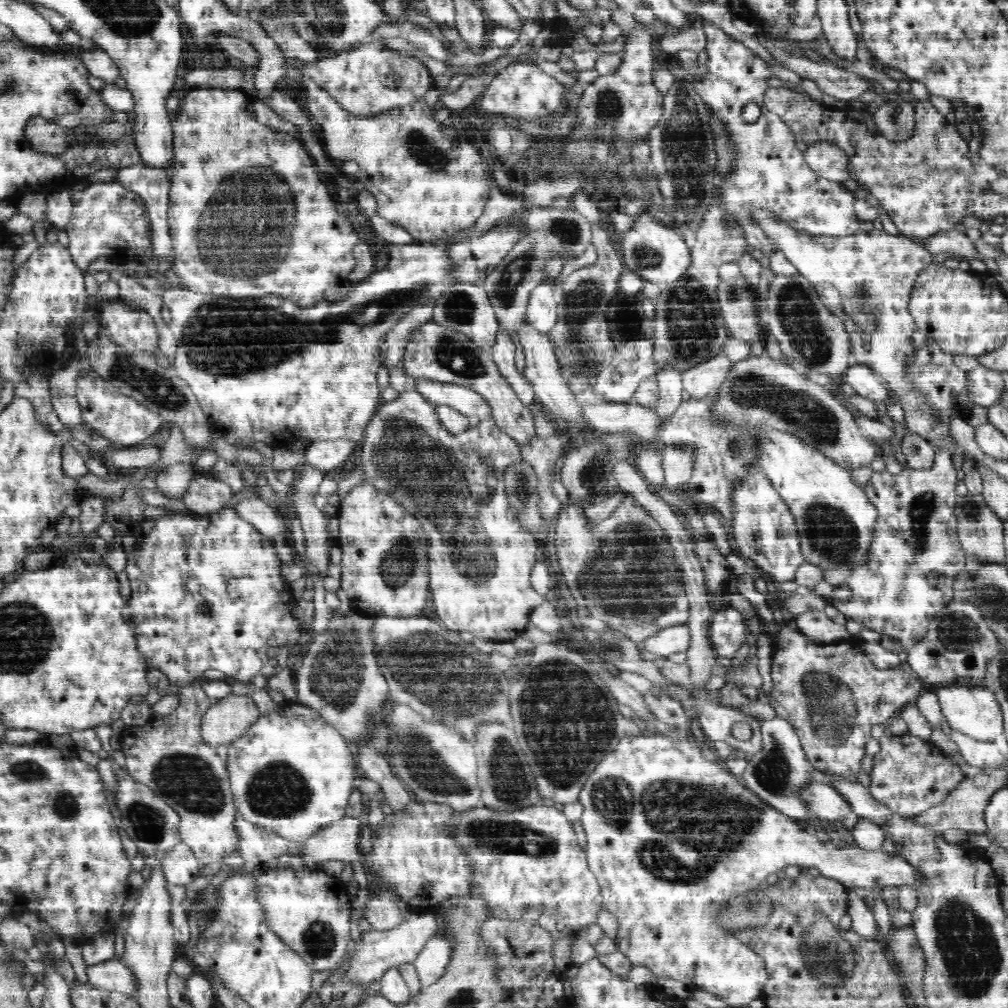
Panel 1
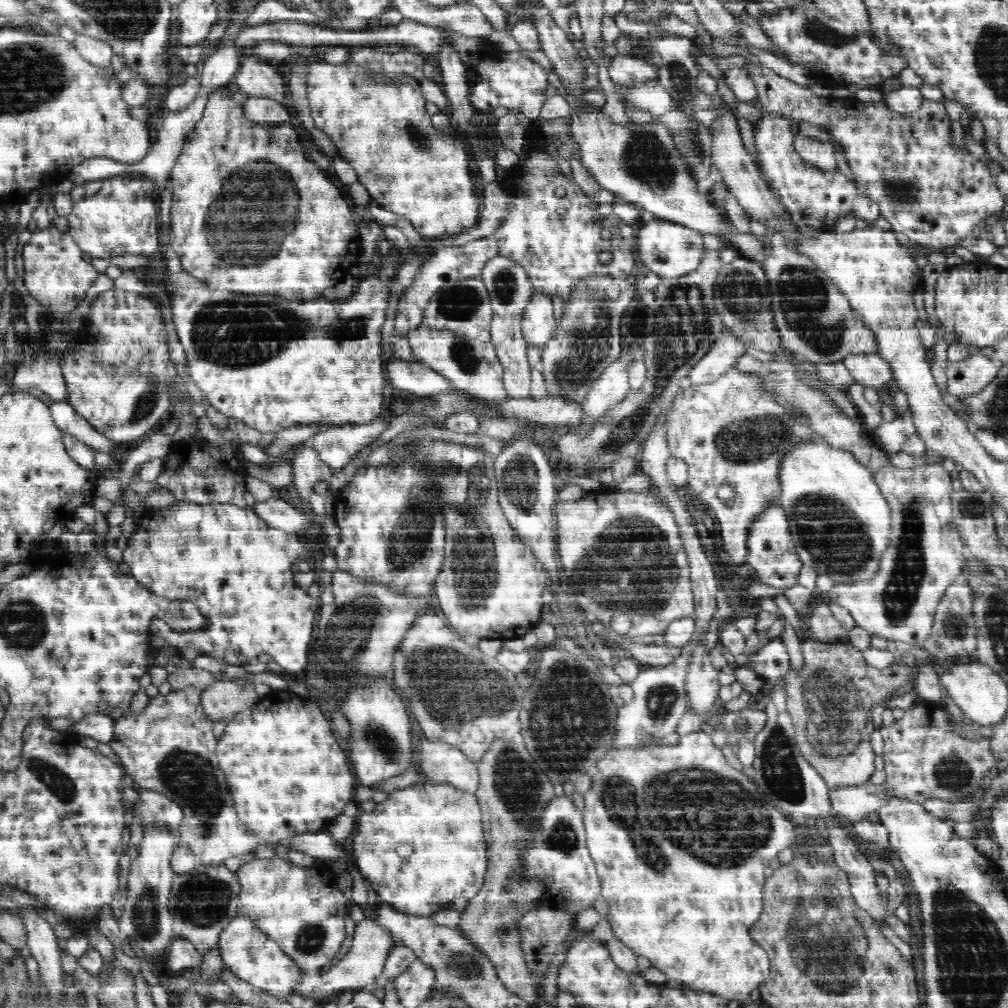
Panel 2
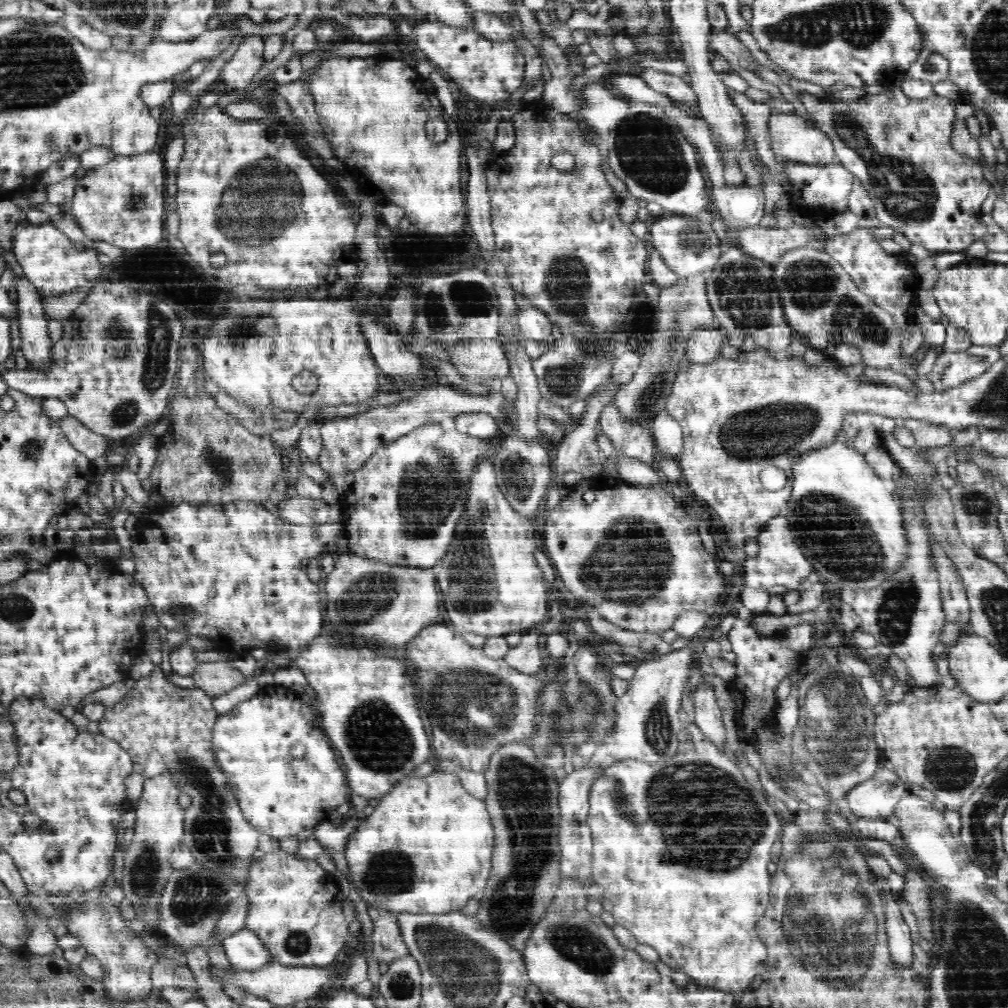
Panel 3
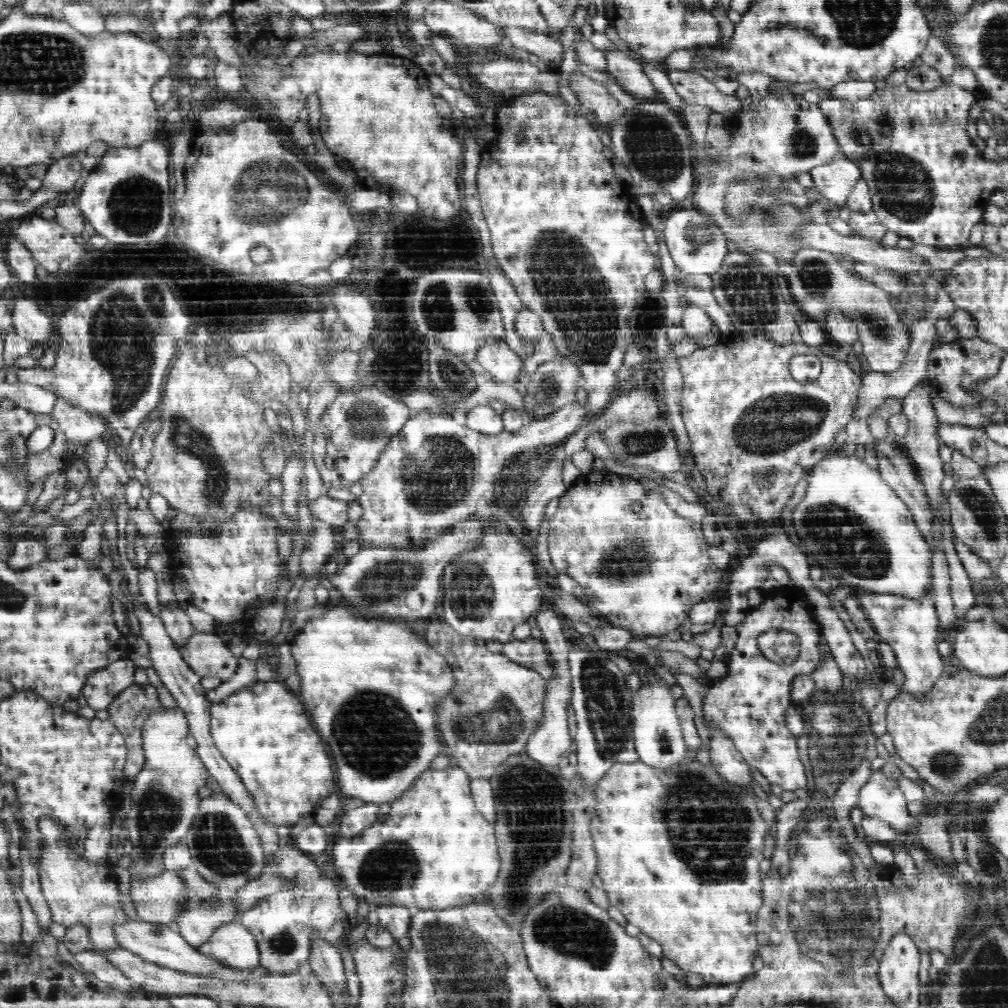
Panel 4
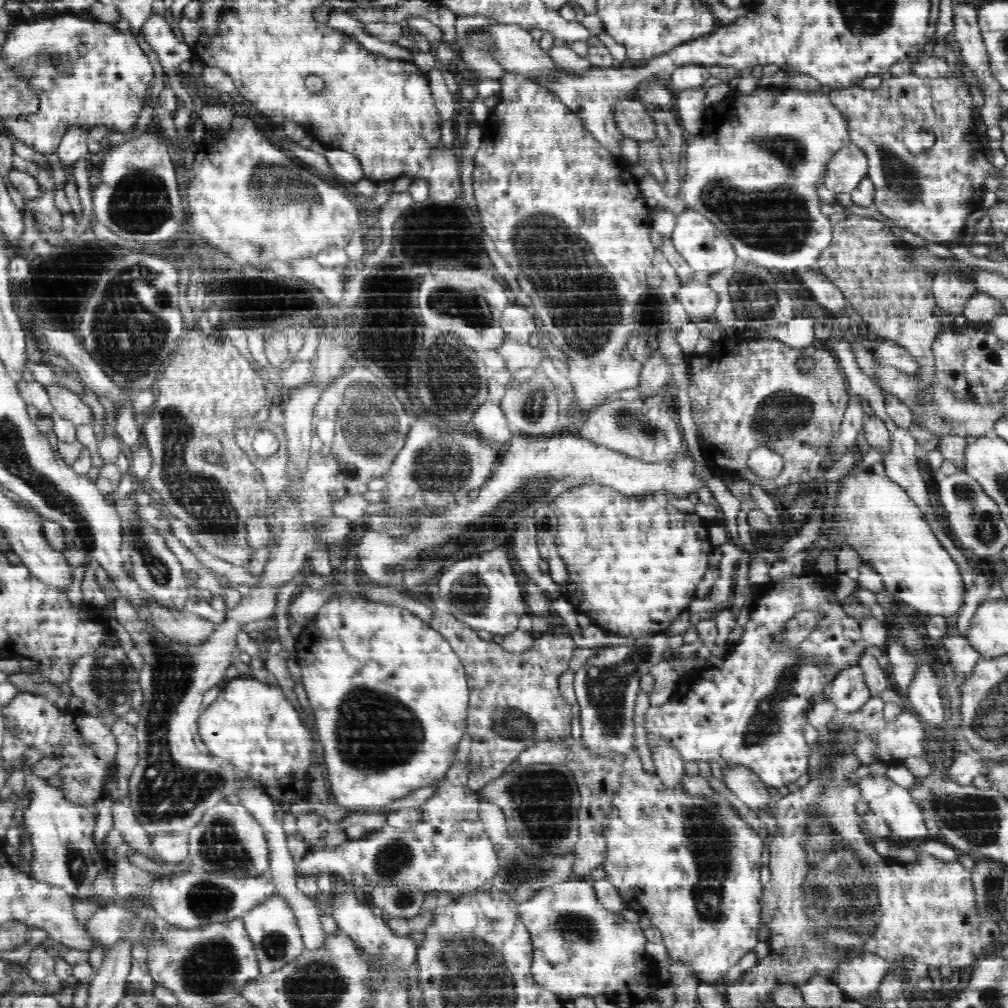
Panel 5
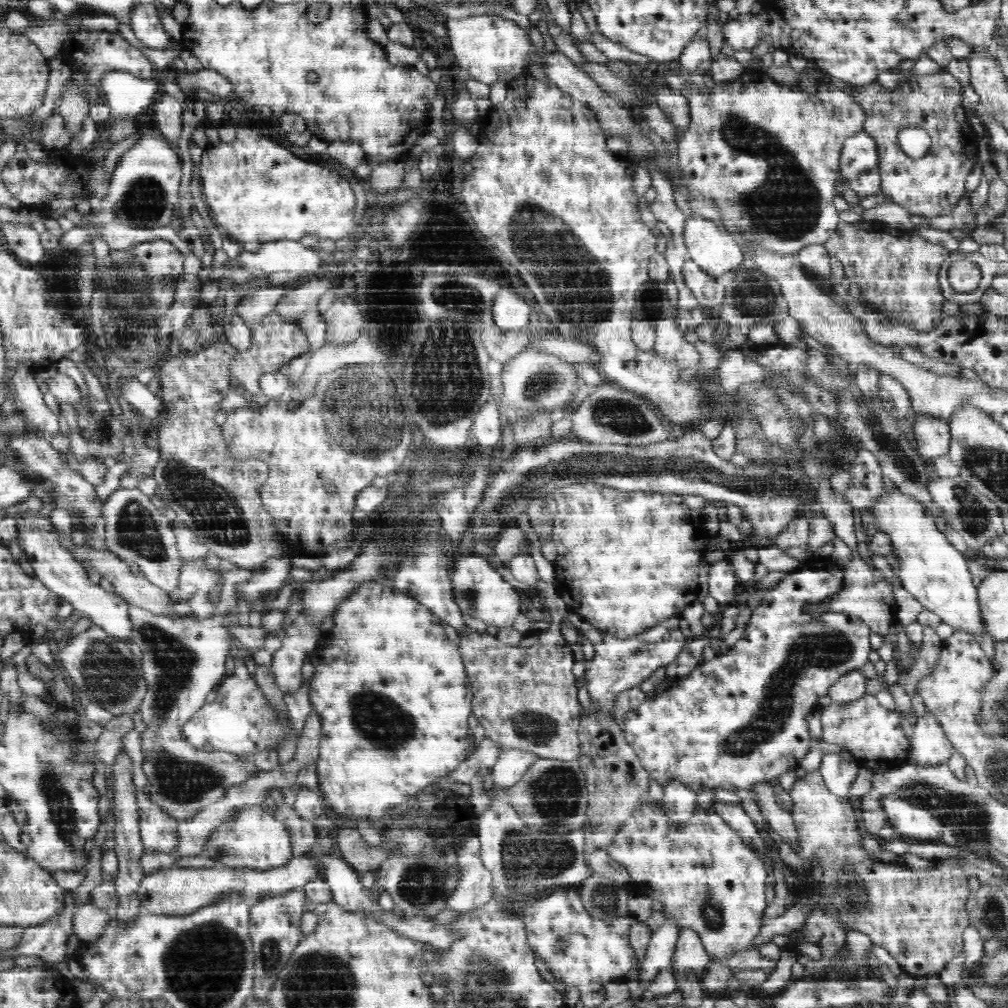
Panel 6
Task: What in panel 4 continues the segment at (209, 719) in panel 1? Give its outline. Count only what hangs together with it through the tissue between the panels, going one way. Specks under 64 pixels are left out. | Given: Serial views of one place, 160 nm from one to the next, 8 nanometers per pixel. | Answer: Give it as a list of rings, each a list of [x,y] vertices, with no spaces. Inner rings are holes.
[[[215,629],[209,633],[196,630],[179,651],[184,662],[202,678],[220,678],[223,683],[230,680],[238,668],[238,658]]]

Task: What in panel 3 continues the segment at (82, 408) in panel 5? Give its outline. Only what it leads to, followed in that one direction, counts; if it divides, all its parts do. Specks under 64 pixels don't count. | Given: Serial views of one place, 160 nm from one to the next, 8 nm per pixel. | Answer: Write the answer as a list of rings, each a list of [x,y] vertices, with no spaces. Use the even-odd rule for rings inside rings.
[[[72,415],[66,418],[56,419],[65,437],[70,444],[82,454],[86,455],[91,461],[97,456],[102,456],[108,448],[105,436],[92,432],[83,422],[80,422]]]

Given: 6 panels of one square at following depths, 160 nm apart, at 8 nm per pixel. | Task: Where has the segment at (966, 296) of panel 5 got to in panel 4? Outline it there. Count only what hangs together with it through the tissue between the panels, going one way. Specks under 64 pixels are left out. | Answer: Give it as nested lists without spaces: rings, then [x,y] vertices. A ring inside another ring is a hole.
[[[941,286],[933,310],[928,312],[922,321],[912,324],[912,328],[909,330],[911,344],[907,352],[906,360],[901,368],[889,373],[865,370],[865,372],[860,375],[861,392],[858,396],[857,404],[859,404],[859,406],[857,412],[854,413],[854,418],[866,419],[872,412],[878,410],[887,399],[894,398],[902,400],[904,397],[908,396],[912,388],[918,386],[920,382],[923,382],[927,378],[930,352],[938,345],[936,322],[942,318],[948,319],[955,310],[956,305],[952,303],[950,295],[944,291],[944,286]]]

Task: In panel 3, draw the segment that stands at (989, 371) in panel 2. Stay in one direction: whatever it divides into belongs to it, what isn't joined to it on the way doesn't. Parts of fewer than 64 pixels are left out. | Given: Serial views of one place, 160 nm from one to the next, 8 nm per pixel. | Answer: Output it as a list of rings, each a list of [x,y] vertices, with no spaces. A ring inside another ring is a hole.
[[[970,345],[964,352],[940,350],[927,378],[935,392],[942,393],[980,376],[1002,356],[997,346]]]

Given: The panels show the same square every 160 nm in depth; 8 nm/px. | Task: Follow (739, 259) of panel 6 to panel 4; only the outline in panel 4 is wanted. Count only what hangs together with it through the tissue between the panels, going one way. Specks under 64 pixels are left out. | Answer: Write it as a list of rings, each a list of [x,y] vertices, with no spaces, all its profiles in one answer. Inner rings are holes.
[[[684,205],[683,208],[673,207],[667,212],[672,212],[672,214],[665,216],[661,236],[664,236],[670,256],[672,256],[674,264],[678,266],[676,269],[685,271],[688,275],[718,273],[728,254],[728,242],[712,216],[702,214],[702,211],[689,208],[687,205]]]

